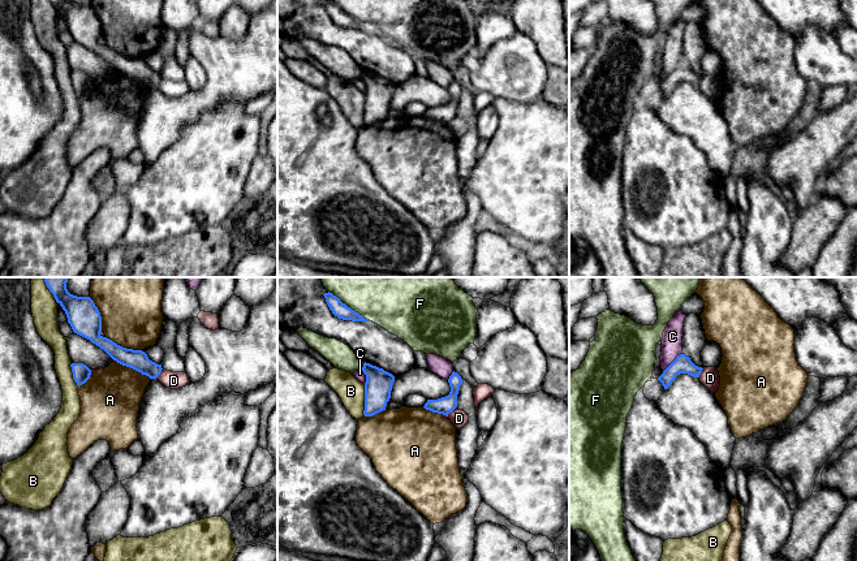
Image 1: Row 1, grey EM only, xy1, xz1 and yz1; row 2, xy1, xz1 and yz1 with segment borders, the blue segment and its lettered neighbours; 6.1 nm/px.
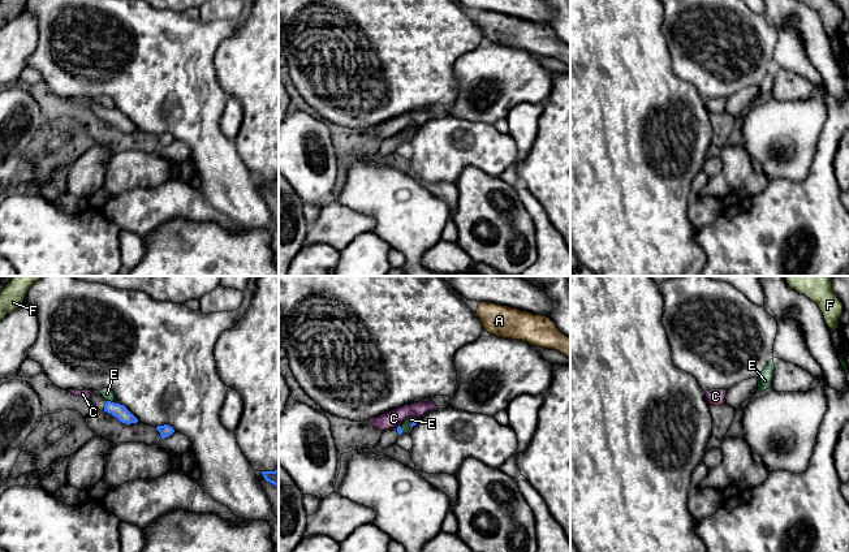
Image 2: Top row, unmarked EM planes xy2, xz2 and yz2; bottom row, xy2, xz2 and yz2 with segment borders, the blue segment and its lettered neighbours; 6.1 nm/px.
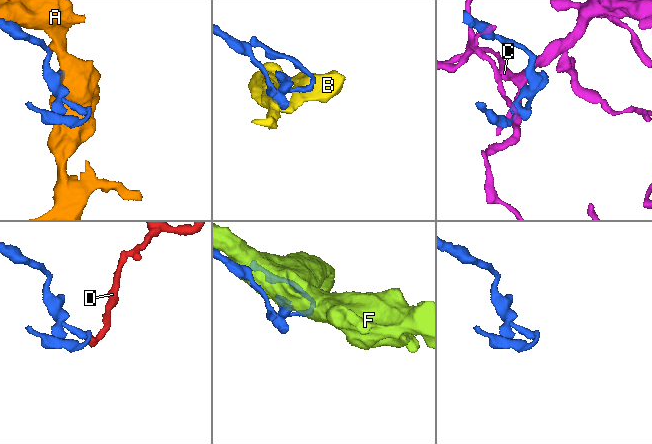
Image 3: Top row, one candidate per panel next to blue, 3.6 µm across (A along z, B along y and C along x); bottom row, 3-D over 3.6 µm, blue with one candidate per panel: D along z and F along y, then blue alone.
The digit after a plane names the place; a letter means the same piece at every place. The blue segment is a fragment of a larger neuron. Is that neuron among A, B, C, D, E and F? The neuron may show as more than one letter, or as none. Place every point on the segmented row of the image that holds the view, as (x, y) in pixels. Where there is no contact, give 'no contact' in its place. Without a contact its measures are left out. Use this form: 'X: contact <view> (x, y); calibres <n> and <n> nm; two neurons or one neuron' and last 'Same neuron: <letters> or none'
A: contact xy1 (132, 367); calibres 130 and 360 nm; two neurons
B: contact xz1 (365, 400); calibres 170 and 160 nm; two neurons
C: contact yz1 (672, 362); calibres 110 and 130 nm; two neurons
D: contact xy1 (159, 374); calibres 130 and 110 nm; two neurons
E: contact xy2 (110, 401); calibres 90 and 70 nm; two neurons
F: contact xz1 (347, 306); calibres 90 and 480 nm; two neurons
Same neuron: none

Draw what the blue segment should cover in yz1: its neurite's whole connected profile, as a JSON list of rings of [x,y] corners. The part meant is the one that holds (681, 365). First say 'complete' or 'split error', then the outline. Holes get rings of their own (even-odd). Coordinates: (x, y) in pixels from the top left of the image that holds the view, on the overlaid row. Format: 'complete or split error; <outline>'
complete; [[[680,354],[676,359],[663,371],[663,374],[658,377],[664,389],[667,389],[672,381],[680,374],[688,374],[693,377],[699,377],[702,372],[702,367],[695,366],[689,357],[685,354]]]

